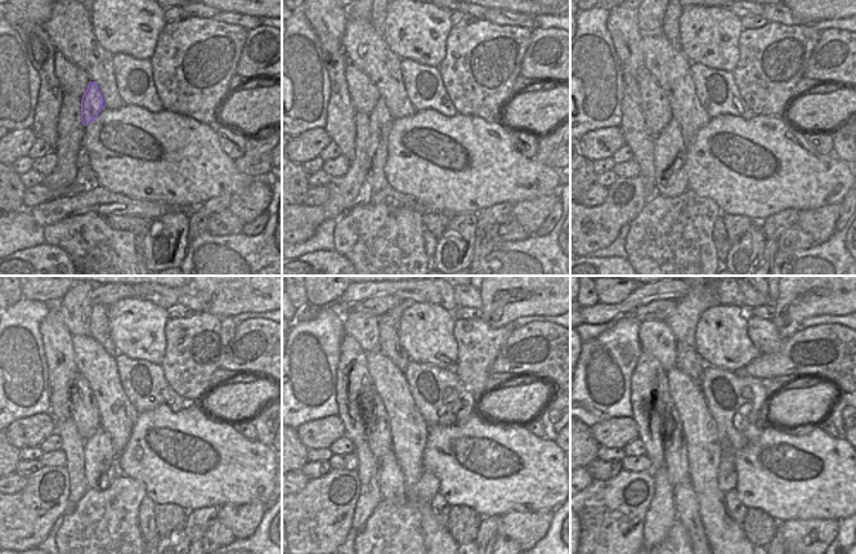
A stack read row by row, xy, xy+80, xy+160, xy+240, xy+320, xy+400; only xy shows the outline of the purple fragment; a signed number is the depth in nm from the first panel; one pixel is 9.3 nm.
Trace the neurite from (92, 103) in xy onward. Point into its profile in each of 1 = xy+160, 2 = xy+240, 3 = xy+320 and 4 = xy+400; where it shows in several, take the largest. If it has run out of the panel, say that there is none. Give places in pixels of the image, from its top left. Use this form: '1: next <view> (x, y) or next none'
1: next xy+160 (669, 153)
2: next xy+240 (101, 461)
3: next xy+320 (391, 482)
4: next xy+400 (686, 504)

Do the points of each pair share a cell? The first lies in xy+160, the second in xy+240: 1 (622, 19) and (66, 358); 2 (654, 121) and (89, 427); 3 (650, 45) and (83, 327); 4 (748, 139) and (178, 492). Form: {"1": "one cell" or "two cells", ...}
{"1": "one cell", "2": "one cell", "3": "two cells", "4": "one cell"}

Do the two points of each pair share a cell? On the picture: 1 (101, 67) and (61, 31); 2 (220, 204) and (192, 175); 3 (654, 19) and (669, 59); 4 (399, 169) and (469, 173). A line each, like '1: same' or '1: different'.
1: same
2: different
3: different
4: same

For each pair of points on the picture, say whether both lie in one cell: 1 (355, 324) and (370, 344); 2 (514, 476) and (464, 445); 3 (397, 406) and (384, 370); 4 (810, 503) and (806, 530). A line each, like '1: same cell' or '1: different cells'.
1: same cell
2: same cell
3: same cell
4: different cells

